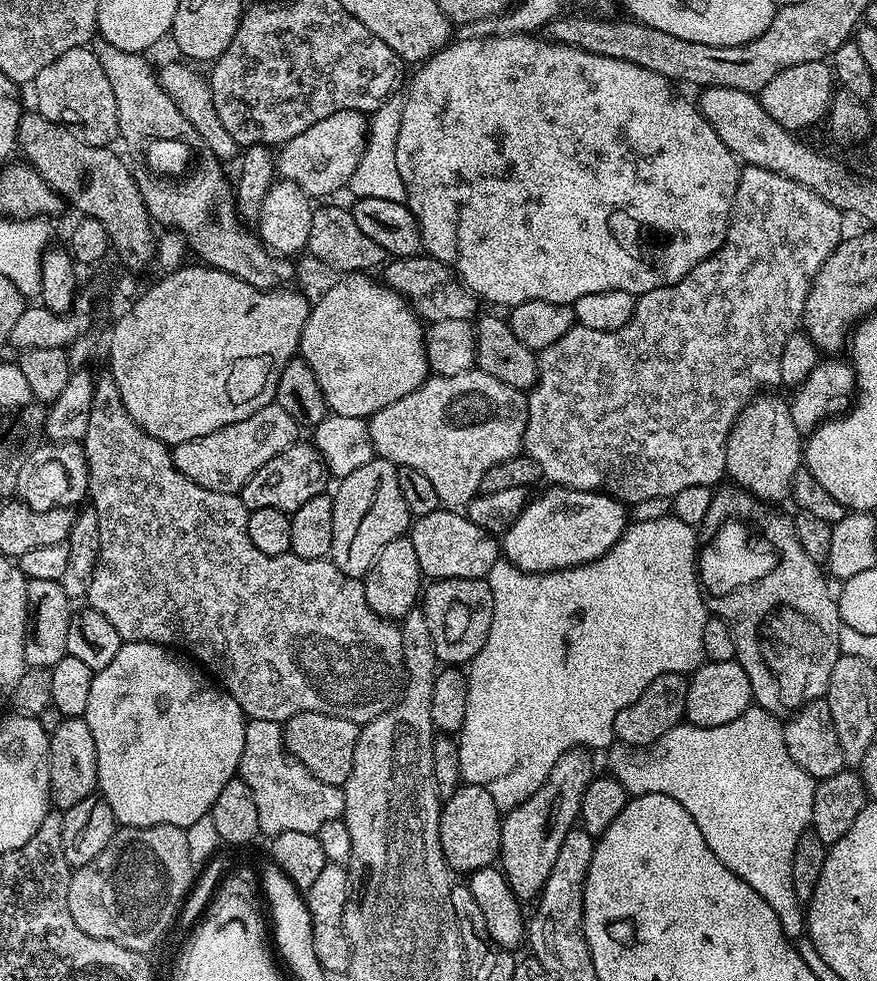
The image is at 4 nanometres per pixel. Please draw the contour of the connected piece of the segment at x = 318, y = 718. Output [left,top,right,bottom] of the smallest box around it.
[283,712,360,786]

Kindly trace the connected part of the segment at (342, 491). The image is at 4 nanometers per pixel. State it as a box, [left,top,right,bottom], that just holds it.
[330,458,414,578]

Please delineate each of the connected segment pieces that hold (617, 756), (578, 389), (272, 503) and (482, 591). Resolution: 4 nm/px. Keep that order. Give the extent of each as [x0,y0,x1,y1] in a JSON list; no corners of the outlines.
[[611,706,817,942],[523,167,845,506],[238,442,330,513],[422,578,494,666]]

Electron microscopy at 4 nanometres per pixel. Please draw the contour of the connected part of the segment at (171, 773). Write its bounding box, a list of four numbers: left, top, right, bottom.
[101,640,246,829]

